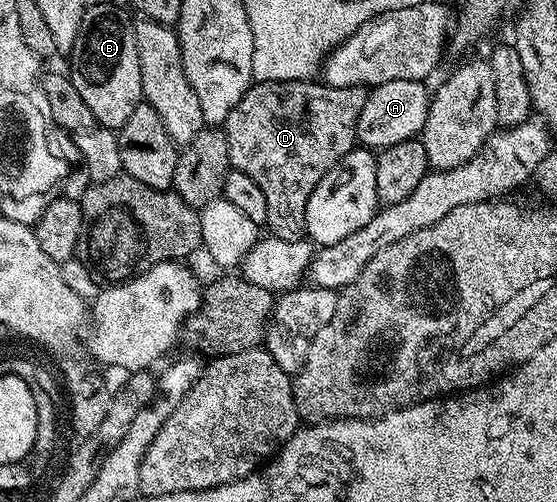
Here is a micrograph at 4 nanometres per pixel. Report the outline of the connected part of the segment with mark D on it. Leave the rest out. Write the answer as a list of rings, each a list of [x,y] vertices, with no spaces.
[[[314,79],[260,80],[252,83],[241,102],[229,110],[229,118],[221,127],[229,142],[231,167],[236,172],[249,174],[249,178],[261,186],[261,194],[265,194],[265,203],[269,205],[266,227],[270,235],[285,242],[304,239],[307,231],[305,206],[309,206],[309,194],[313,194],[317,182],[321,182],[321,178],[325,178],[325,174],[329,174],[329,170],[333,170],[333,166],[356,147],[355,123],[361,116],[367,94],[368,89],[363,86],[331,88]]]

